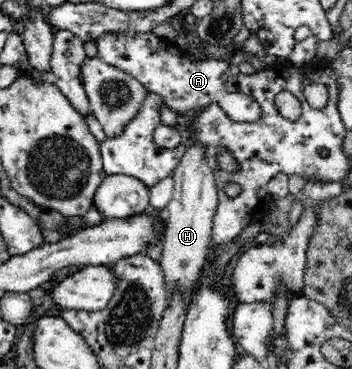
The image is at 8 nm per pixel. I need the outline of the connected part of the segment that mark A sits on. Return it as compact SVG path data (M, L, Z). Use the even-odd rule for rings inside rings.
M122 31L106 33L95 41L97 56L108 65L118 67L137 79L147 92L160 95L163 104L176 113L197 113L207 104L216 102L232 118L239 121L255 121L259 118L259 105L249 96L240 93L229 94L225 83L231 76L230 61L207 58L190 61L186 54L176 49L174 43L153 32L134 33Z

